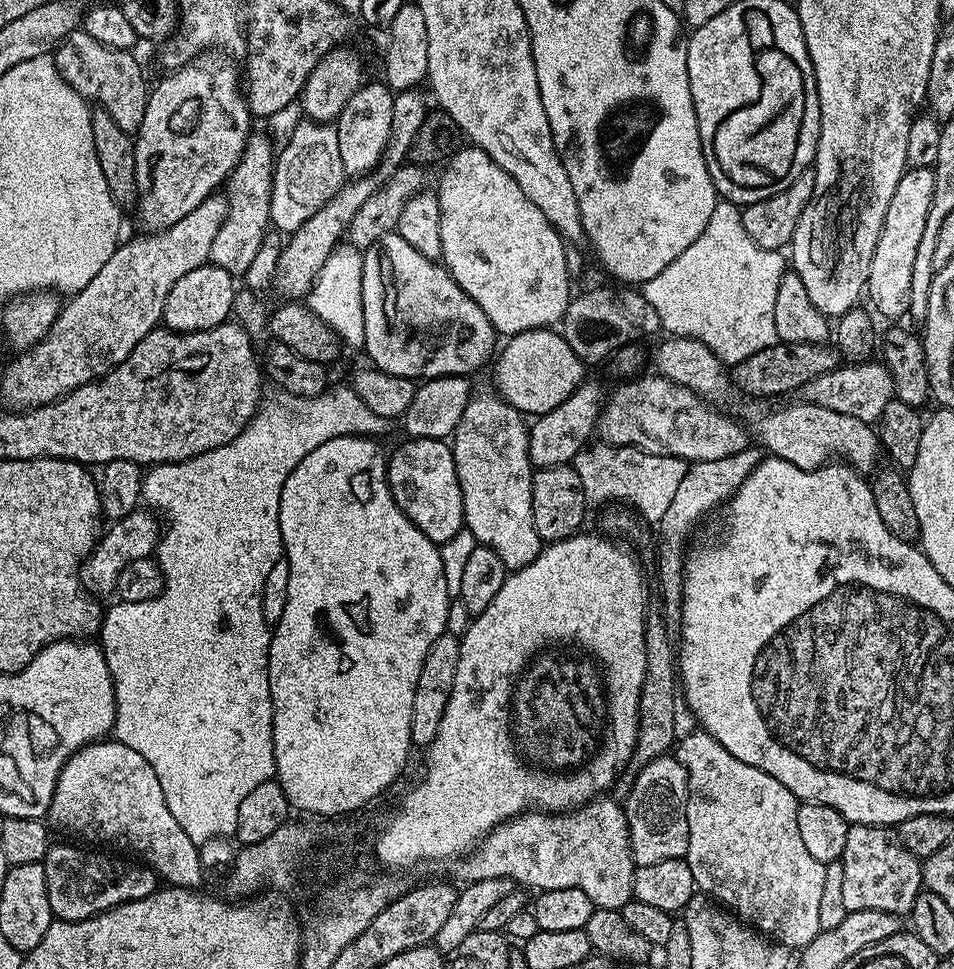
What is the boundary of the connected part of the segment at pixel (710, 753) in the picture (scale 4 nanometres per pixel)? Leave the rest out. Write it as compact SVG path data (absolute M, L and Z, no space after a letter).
M697 730L688 736L679 737L678 743L674 748L676 761L686 770L688 775L688 801L686 802L686 822L690 826L690 842L688 843L688 855L686 857L690 866L690 874L694 874L694 882L697 889L703 895L719 902L725 909L731 910L739 919L747 922L757 932L771 938L775 943L784 944L790 950L802 950L811 940L820 933L820 923L818 922L818 906L822 899L822 886L826 883L825 864L818 862L802 846L802 837L798 830L798 810L801 801L778 778L758 770L754 766L746 766L746 762L738 762L726 746L722 746L706 731Z

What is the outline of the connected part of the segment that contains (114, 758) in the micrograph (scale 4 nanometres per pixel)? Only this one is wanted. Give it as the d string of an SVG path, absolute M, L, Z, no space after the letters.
M115 740L96 741L80 748L59 774L49 821L71 833L73 828L104 832L104 824L136 824L136 816L170 816L154 768L142 754Z

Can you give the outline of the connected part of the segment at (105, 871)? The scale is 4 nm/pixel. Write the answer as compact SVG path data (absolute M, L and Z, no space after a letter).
M56 844L49 847L42 861L46 870L46 894L50 894L50 910L57 920L82 920L109 912L119 904L129 904L157 891L158 877L154 869L136 858L124 854L107 856L91 852L76 844Z

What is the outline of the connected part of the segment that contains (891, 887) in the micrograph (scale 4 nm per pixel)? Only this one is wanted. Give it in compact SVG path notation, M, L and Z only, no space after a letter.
M853 824L846 834L846 850L840 855L842 862L842 895L848 912L882 910L904 918L911 913L914 898L922 891L924 873L921 861L906 846L891 827L883 824Z

